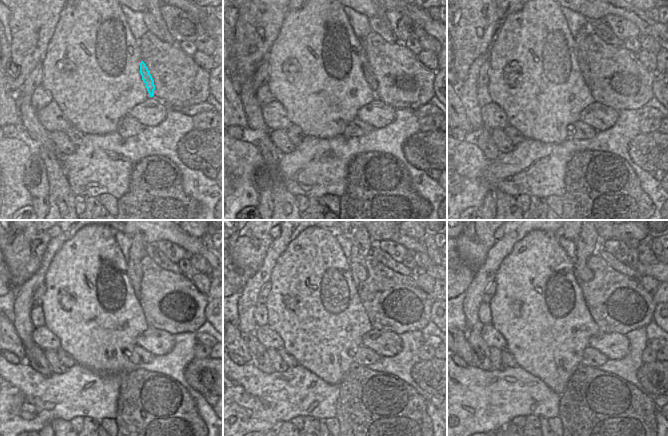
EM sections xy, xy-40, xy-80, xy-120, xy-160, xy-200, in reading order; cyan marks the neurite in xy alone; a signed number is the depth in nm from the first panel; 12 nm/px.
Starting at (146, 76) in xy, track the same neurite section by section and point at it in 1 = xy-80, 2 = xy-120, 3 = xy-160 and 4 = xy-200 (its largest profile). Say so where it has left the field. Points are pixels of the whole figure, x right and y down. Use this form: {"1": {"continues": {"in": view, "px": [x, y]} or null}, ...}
{"1": {"continues": {"in": "xy-80", "px": [581, 48]}}, "2": {"continues": {"in": "xy-120", "px": [137, 251]}}, "3": {"continues": {"in": "xy-160", "px": [362, 244]}}, "4": {"continues": {"in": "xy-200", "px": [587, 243]}}}

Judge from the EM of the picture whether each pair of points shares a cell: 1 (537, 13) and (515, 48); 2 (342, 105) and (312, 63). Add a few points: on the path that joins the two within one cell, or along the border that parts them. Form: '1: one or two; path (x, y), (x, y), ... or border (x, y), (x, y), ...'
1: one; path (537, 22), (537, 26), (524, 39)
2: one; path (332, 95), (320, 83), (315, 73)

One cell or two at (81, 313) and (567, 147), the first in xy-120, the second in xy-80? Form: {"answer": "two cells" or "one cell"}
{"answer": "two cells"}

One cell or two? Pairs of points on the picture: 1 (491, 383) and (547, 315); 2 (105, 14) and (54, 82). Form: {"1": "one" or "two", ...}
{"1": "two", "2": "one"}

